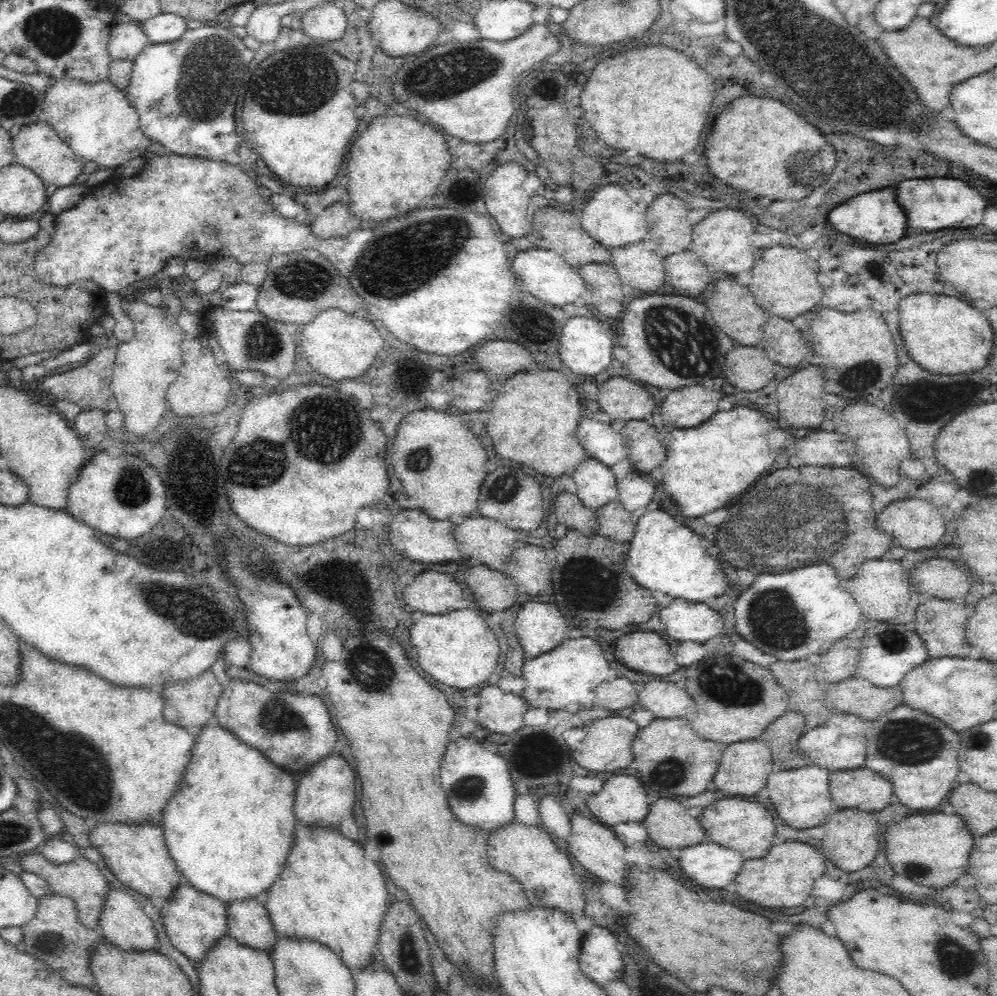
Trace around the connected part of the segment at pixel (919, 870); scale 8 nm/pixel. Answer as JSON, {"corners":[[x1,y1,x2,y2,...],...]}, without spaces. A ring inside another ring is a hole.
{"corners":[[936,812,936,814,906,816,900,822,888,826,884,838,886,840,886,856,888,856,888,862,890,862,893,871,896,874,912,878,917,884,931,885,937,891,956,882,962,874,967,873,968,856,972,852,972,834,966,828,966,824,960,820,960,816,956,816,954,812,951,814]]}

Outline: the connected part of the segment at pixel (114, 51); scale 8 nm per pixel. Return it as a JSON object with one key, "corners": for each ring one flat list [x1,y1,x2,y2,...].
{"corners":[[116,22,108,40,111,60,134,60,150,44,139,22]]}

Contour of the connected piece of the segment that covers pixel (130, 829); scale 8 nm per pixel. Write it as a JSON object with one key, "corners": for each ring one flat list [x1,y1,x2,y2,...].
{"corners":[[96,822,90,830,90,843,98,849,114,876,126,887,140,894,168,900,180,882,175,860,165,845,163,828,156,822,104,824]]}

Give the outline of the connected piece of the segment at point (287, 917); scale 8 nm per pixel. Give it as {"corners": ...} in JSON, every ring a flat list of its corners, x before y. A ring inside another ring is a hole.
{"corners":[[296,822,284,870,274,886,270,886,263,901,278,939,316,941,336,953,354,976,366,969,373,958,378,958,380,924,389,902,384,880,376,863,364,857,363,846,345,837,340,828,304,826]]}

